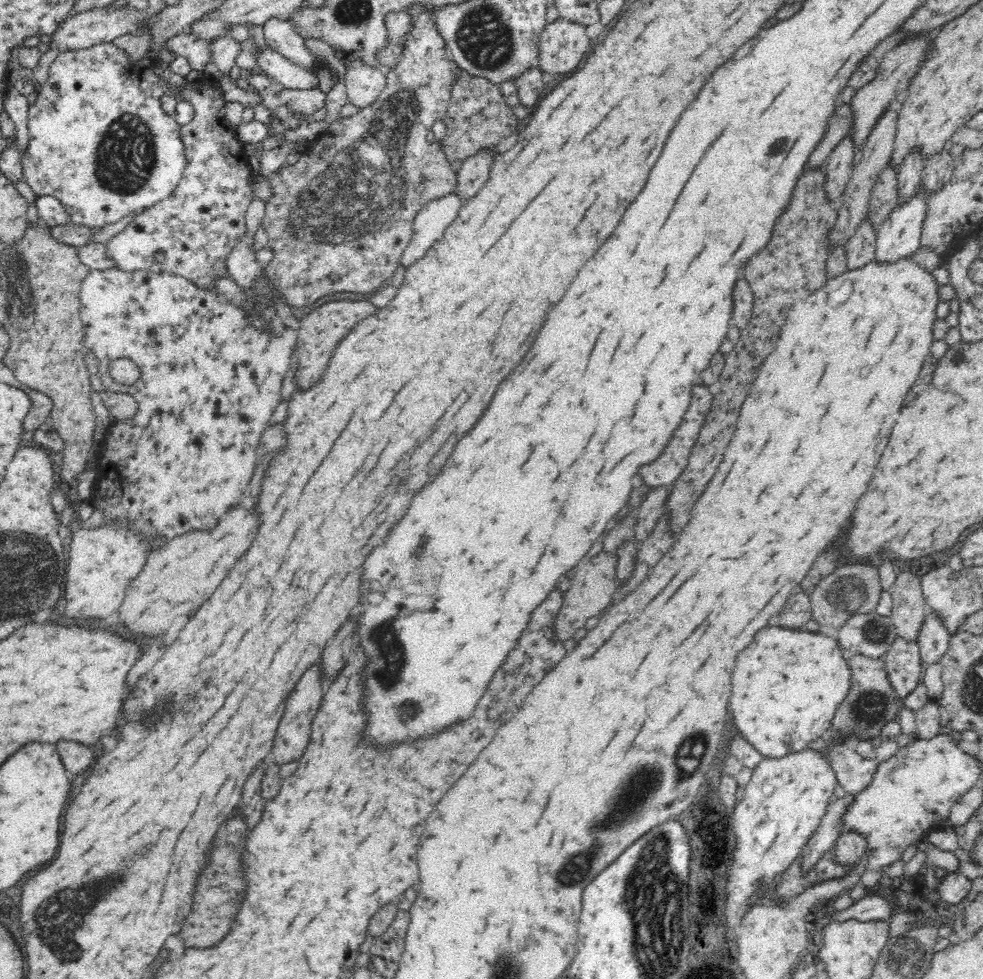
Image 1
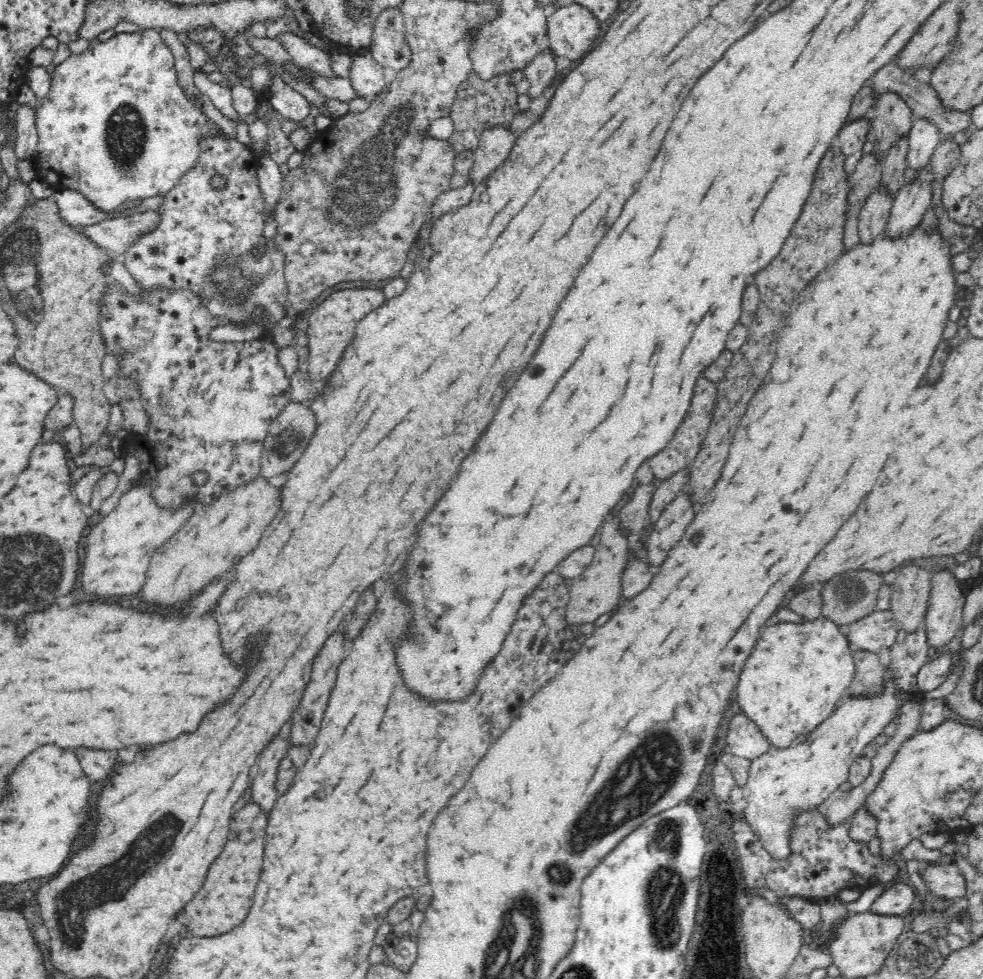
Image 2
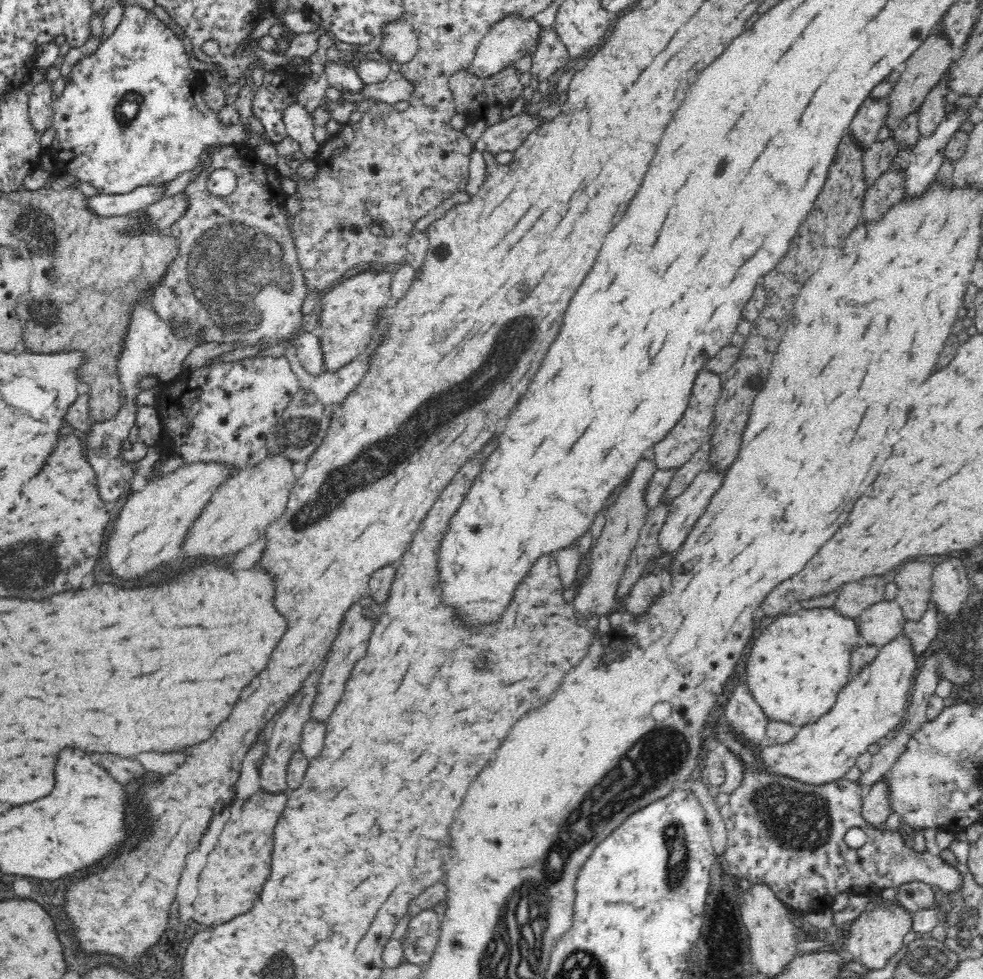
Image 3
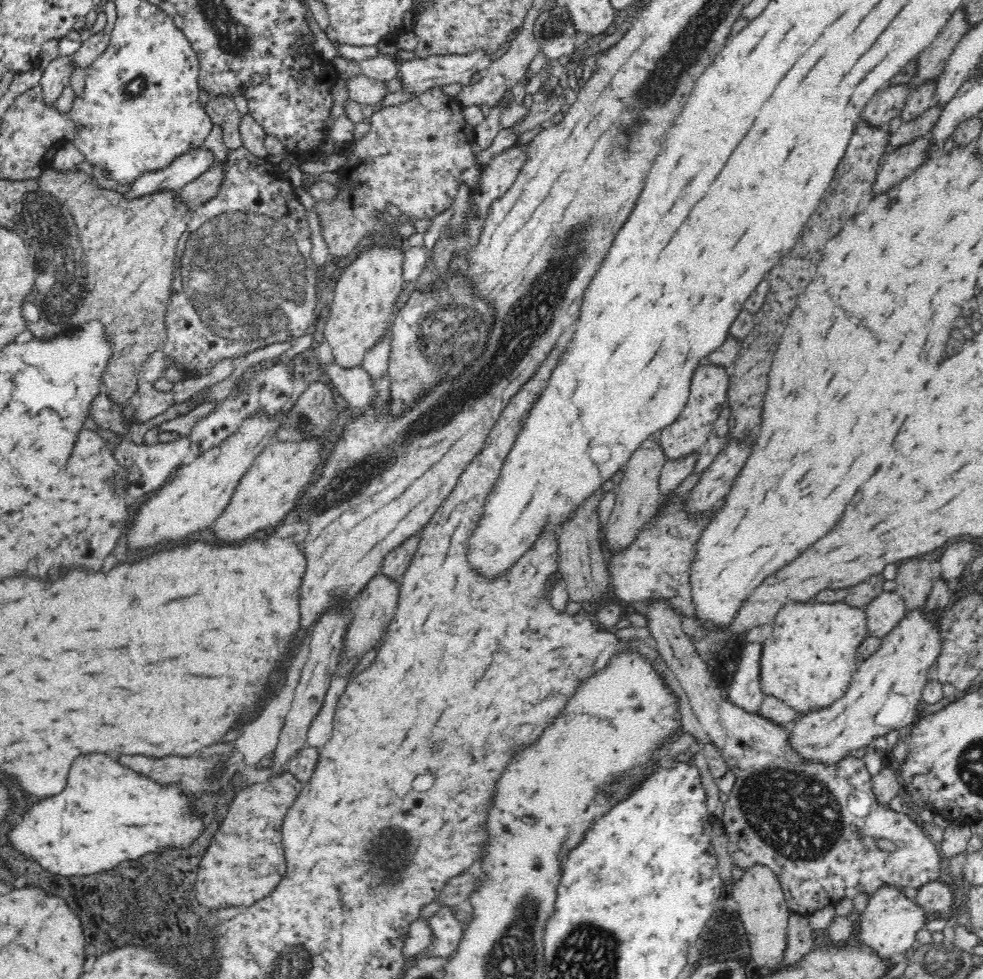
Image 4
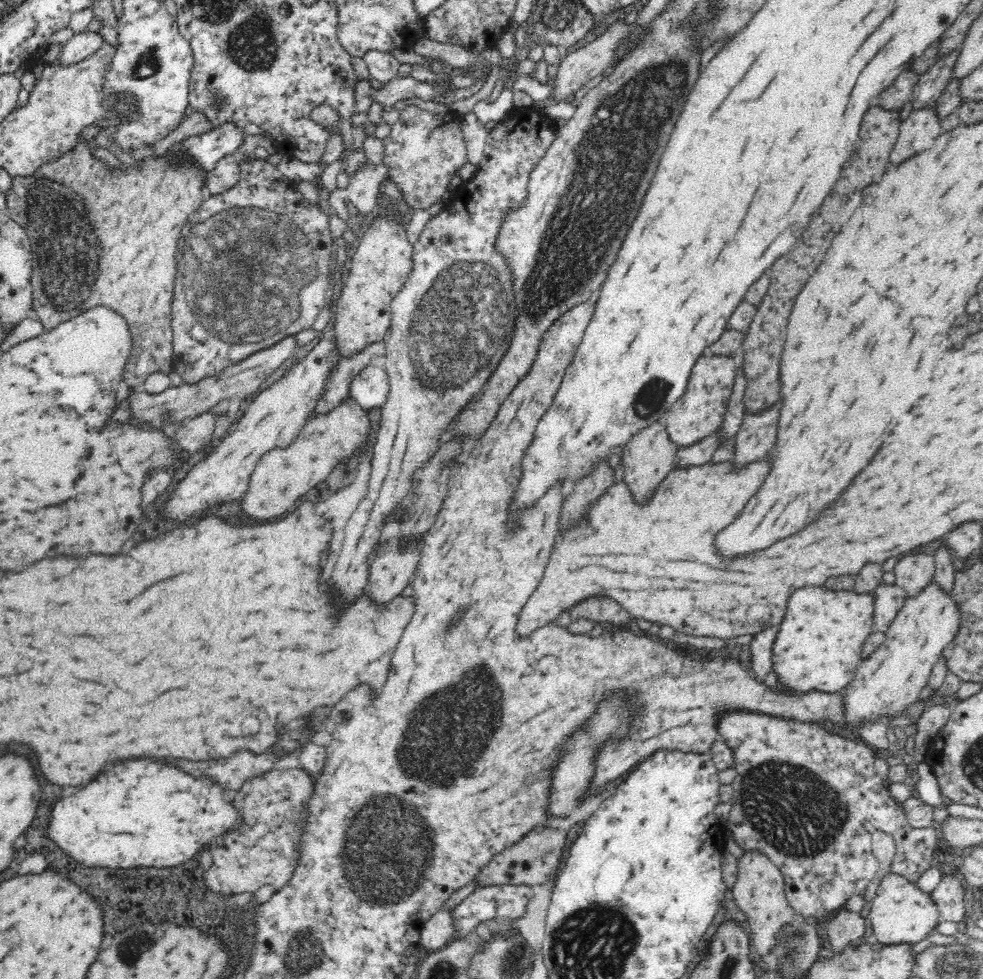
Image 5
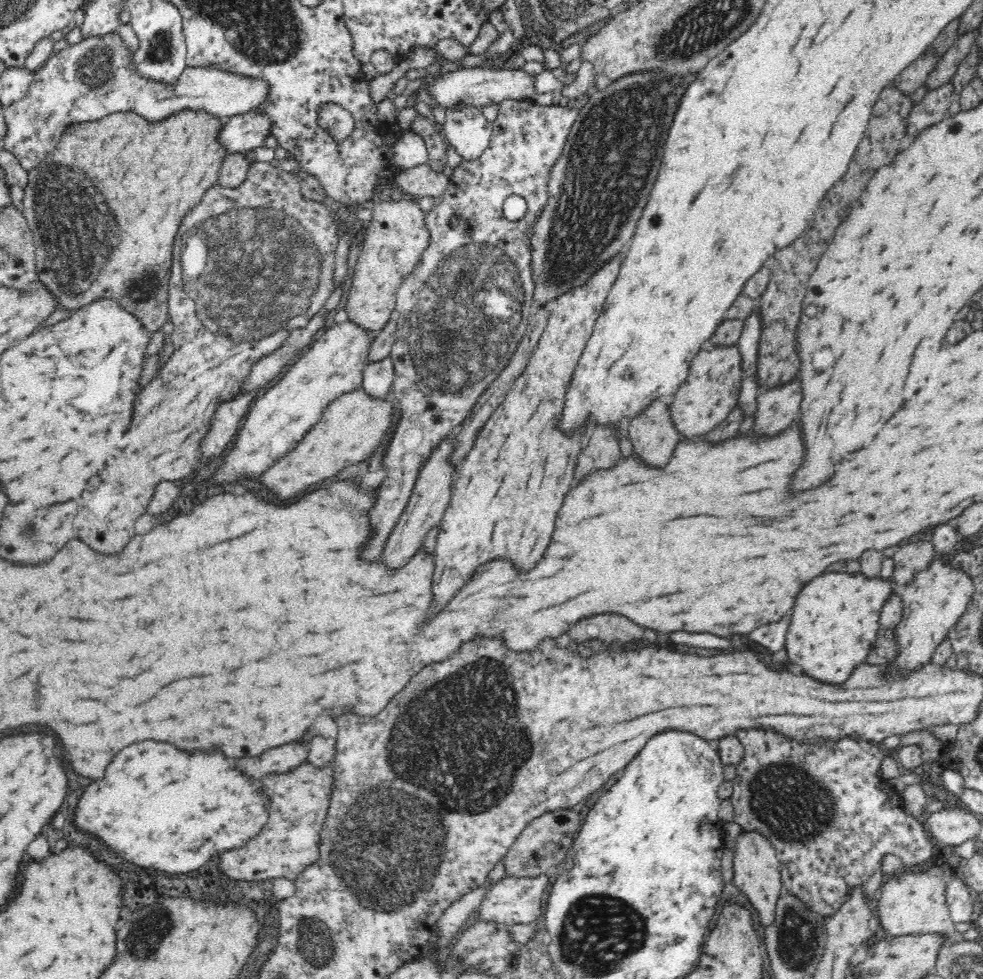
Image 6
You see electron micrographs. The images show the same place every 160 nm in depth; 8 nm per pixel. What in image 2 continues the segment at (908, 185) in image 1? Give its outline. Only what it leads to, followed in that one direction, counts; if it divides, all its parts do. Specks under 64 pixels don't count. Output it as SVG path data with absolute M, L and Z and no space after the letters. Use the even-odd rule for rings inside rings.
M926 118L912 123L909 134L906 136L908 168L920 172L931 165L934 149L938 146L938 130L933 122Z

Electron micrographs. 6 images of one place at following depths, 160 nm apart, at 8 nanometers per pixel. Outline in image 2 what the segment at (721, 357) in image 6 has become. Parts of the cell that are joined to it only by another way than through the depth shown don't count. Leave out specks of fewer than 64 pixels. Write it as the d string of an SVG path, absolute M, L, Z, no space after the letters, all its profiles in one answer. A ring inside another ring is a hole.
M700 378L698 384L696 384L696 390L690 403L690 408L682 421L682 424L676 429L672 440L663 448L654 458L648 460L652 475L658 482L664 482L674 476L674 474L680 472L680 470L686 470L689 468L700 450L702 440L706 436L706 430L712 420L712 414L715 407L715 399L717 398L716 382L708 378Z

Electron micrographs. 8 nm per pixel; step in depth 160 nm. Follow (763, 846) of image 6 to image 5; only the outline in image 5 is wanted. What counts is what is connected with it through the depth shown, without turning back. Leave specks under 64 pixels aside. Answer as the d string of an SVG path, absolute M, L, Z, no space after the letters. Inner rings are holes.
M748 851L737 860L738 876L731 888L736 900L736 906L746 914L750 932L752 932L752 944L758 955L766 956L776 948L778 944L778 931L794 920L795 912L790 906L785 895L785 882L780 869L760 851Z

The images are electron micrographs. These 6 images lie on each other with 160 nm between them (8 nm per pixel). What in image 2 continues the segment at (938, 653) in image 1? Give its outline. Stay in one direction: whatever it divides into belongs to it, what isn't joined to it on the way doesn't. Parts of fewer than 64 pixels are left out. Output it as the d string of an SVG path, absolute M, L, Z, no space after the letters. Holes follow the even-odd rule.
M938 571L931 576L931 591L925 615L924 633L932 654L954 638L963 621L967 587L952 572Z

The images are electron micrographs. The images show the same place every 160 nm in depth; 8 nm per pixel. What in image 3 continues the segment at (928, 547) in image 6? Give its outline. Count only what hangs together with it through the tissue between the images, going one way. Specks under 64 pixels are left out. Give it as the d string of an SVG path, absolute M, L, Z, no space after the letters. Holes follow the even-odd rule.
M910 562L898 568L893 580L897 586L895 602L902 609L904 619L920 622L928 612L933 567L932 562Z

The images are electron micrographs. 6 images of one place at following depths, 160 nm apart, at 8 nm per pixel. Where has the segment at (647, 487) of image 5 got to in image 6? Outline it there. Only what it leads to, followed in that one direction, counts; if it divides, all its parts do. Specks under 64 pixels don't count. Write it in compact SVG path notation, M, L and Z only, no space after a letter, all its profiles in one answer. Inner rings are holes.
M660 400L654 402L642 416L628 420L634 454L652 468L662 468L670 462L682 436L674 430L670 412Z

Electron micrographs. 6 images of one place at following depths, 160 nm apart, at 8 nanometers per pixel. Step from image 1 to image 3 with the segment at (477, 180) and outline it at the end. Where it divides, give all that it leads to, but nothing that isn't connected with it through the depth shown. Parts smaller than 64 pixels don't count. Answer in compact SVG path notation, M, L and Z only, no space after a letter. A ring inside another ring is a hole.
M520 114L504 121L492 121L488 126L486 126L480 138L477 140L474 150L482 154L484 152L489 152L493 156L500 154L500 152L513 152L513 150L522 146L522 143L526 140L526 137L530 134L530 132L532 132L532 130L540 124L541 122L531 120L528 114Z

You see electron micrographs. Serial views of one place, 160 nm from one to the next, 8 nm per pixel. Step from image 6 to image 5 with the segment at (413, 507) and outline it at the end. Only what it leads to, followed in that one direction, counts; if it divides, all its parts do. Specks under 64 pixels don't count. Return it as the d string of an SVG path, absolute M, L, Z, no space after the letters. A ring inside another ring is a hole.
M396 538L380 546L376 558L370 566L370 592L368 596L380 606L396 598L410 582L414 568L418 564L420 545L410 546L410 550L400 550Z

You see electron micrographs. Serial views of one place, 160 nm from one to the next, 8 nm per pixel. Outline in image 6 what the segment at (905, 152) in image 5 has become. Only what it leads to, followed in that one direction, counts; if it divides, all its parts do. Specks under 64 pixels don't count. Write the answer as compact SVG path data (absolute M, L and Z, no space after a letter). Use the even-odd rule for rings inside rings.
M950 82L937 89L928 90L922 100L911 108L906 130L912 138L918 136L922 130L926 130L930 124L934 126L936 122L946 118L950 102L957 99L952 88L953 84Z

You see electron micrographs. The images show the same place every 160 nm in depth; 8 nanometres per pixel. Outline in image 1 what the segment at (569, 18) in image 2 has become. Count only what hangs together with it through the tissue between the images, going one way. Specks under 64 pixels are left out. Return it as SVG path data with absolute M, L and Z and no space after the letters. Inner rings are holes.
M566 20L547 24L541 32L538 69L554 76L568 74L580 66L590 50L586 27Z

